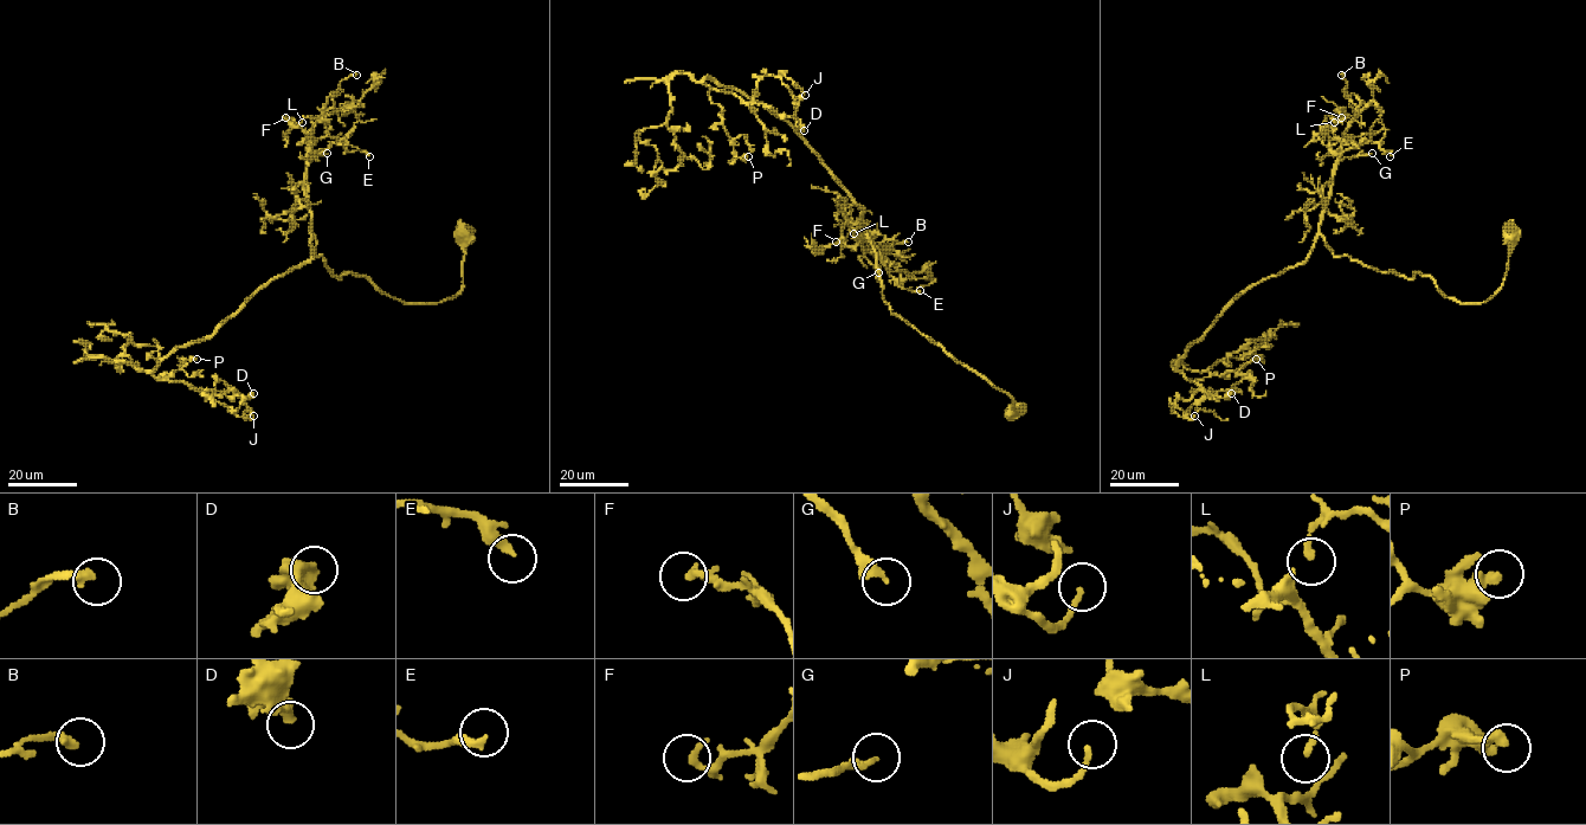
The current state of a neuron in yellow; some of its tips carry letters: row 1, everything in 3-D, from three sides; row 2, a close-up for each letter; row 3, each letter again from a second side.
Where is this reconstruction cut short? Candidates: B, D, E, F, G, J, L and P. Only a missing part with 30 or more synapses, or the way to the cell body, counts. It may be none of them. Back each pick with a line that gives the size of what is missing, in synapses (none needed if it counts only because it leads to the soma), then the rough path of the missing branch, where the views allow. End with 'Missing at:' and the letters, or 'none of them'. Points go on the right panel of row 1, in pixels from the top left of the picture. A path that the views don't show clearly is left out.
Missing at: none of them

